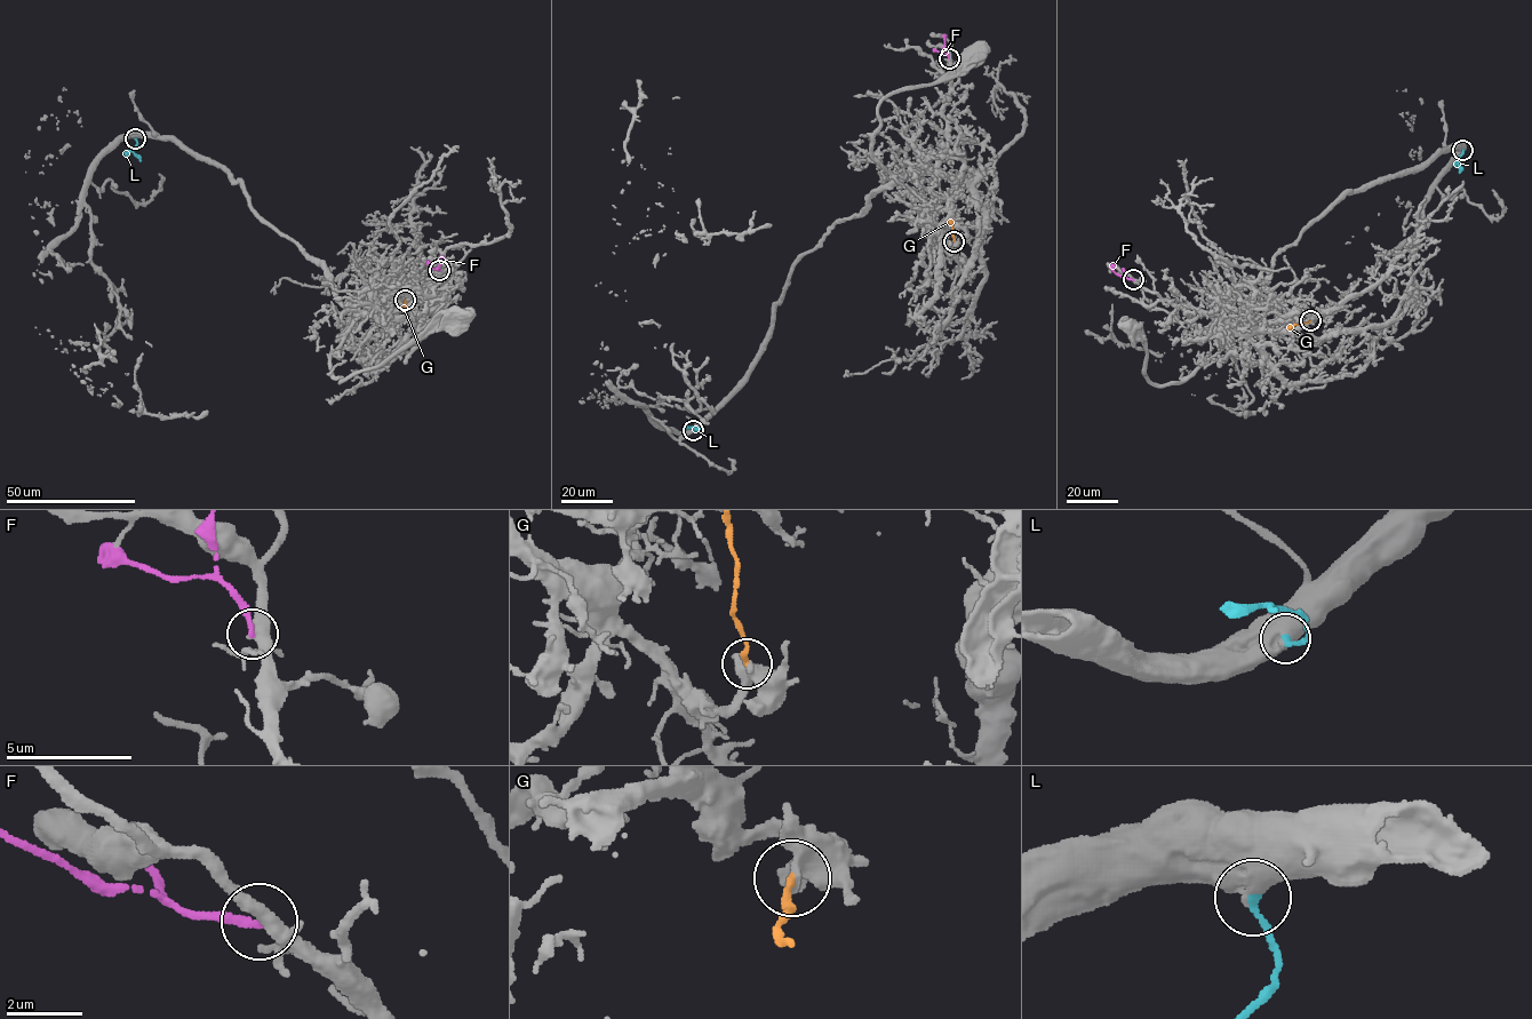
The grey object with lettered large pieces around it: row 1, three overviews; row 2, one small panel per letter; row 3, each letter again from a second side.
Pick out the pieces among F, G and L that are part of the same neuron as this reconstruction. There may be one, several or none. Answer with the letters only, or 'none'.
L

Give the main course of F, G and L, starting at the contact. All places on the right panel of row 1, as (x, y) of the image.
F: (1133, 279), (1117, 275), (1112, 264)
G: (1309, 320), (1286, 328)
L: (1462, 150), (1458, 159), (1459, 173)

